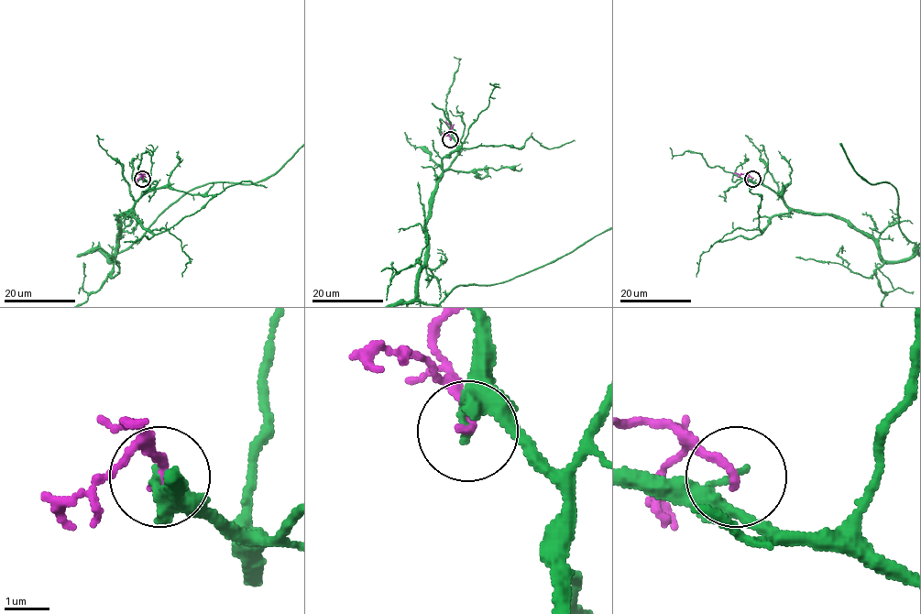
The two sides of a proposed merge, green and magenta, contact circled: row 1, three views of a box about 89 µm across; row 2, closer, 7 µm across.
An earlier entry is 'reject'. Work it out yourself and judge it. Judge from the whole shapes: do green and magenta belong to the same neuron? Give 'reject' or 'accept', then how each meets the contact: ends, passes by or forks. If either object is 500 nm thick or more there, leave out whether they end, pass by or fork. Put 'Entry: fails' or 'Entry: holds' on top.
Entry: holds
reject; green ends; magenta ends

